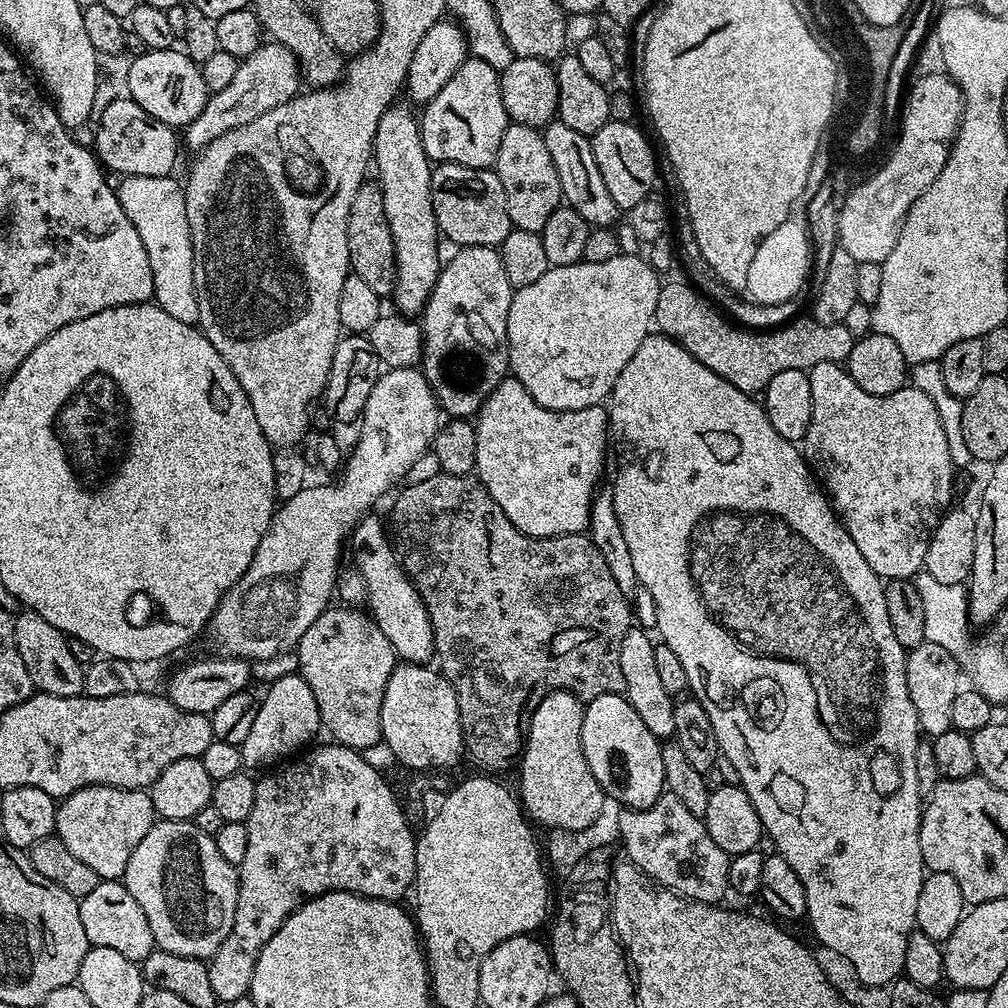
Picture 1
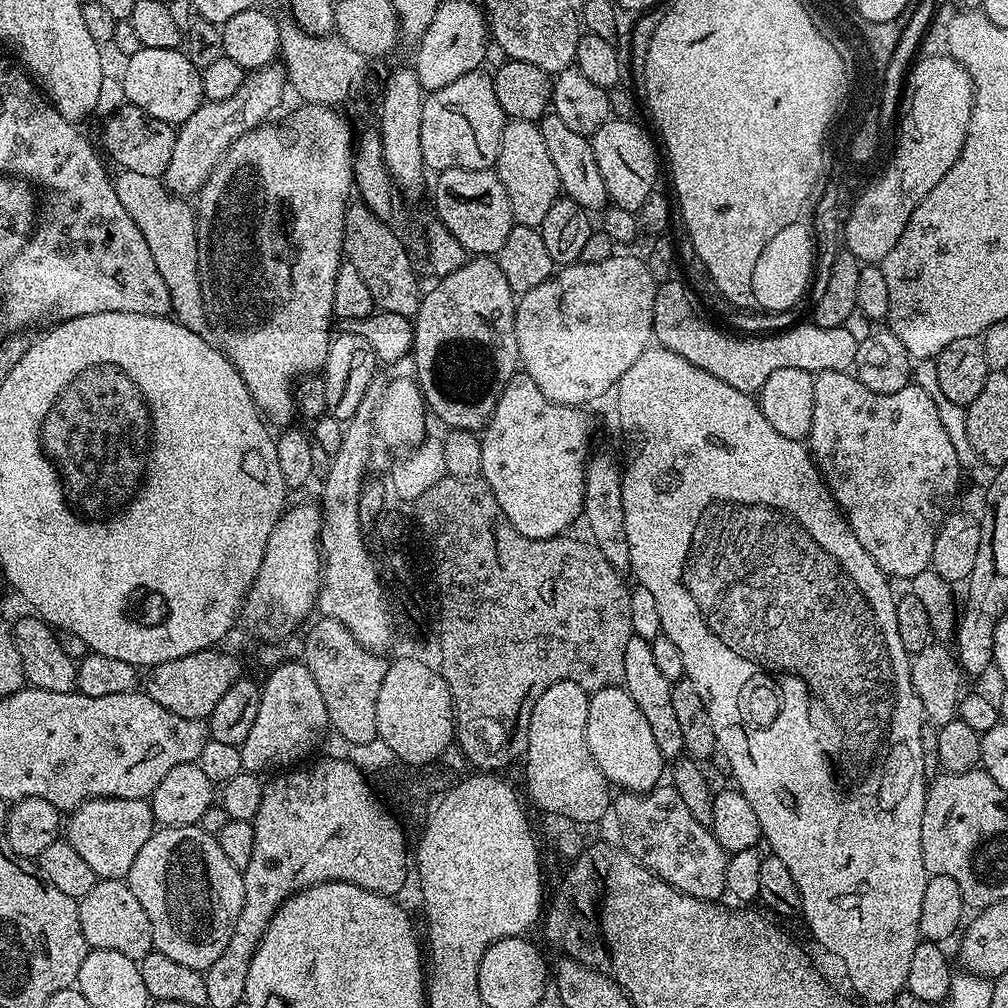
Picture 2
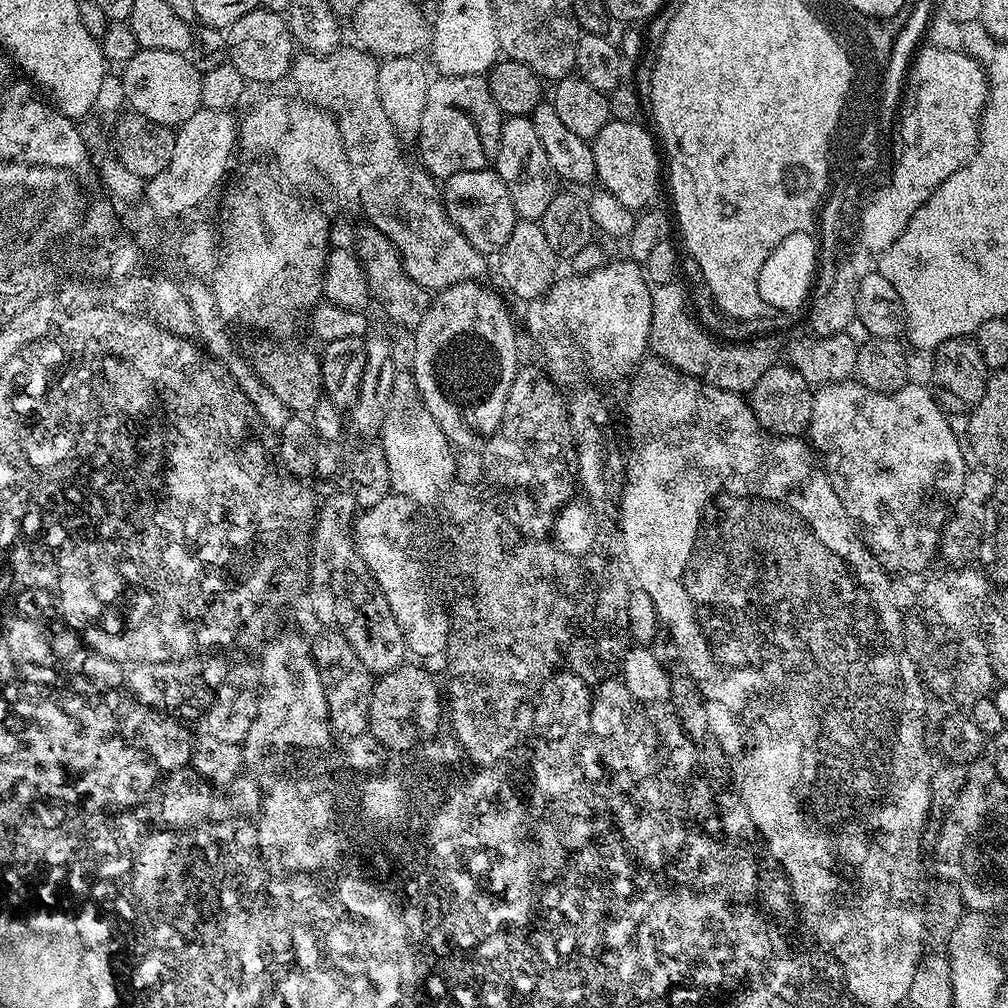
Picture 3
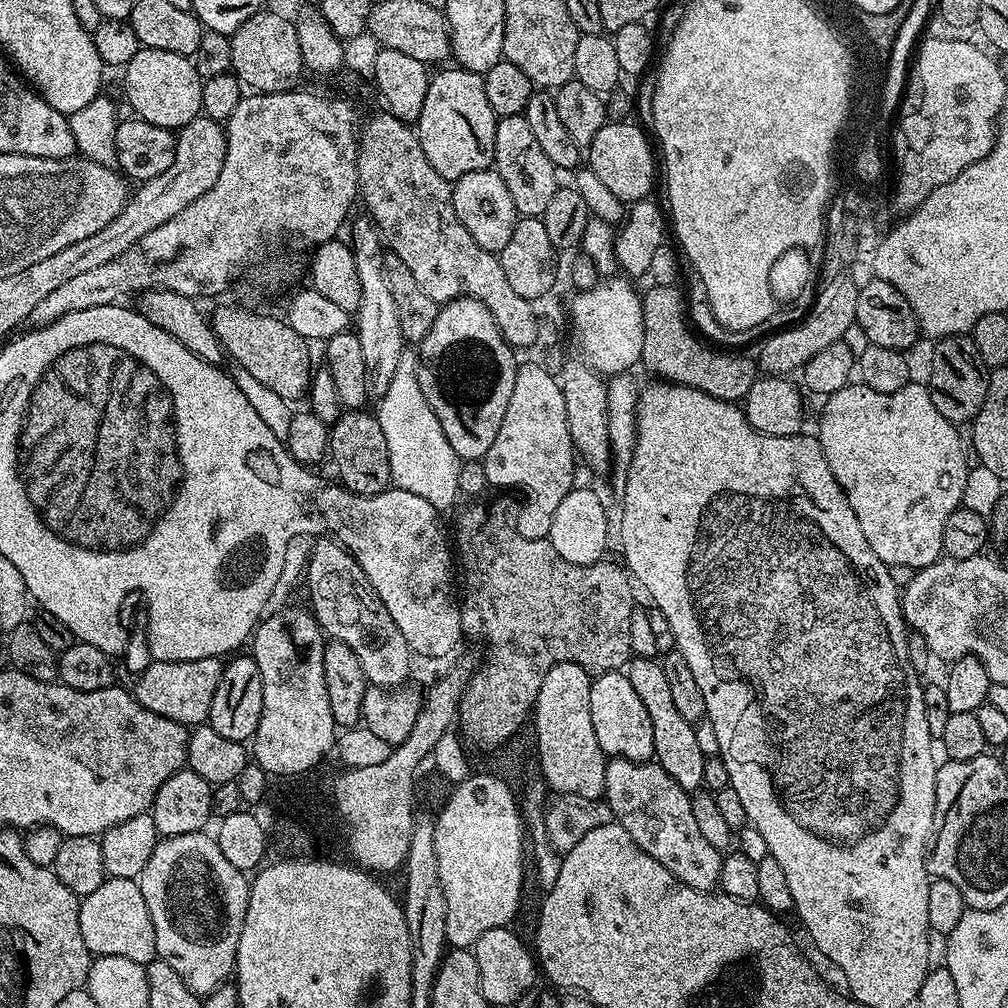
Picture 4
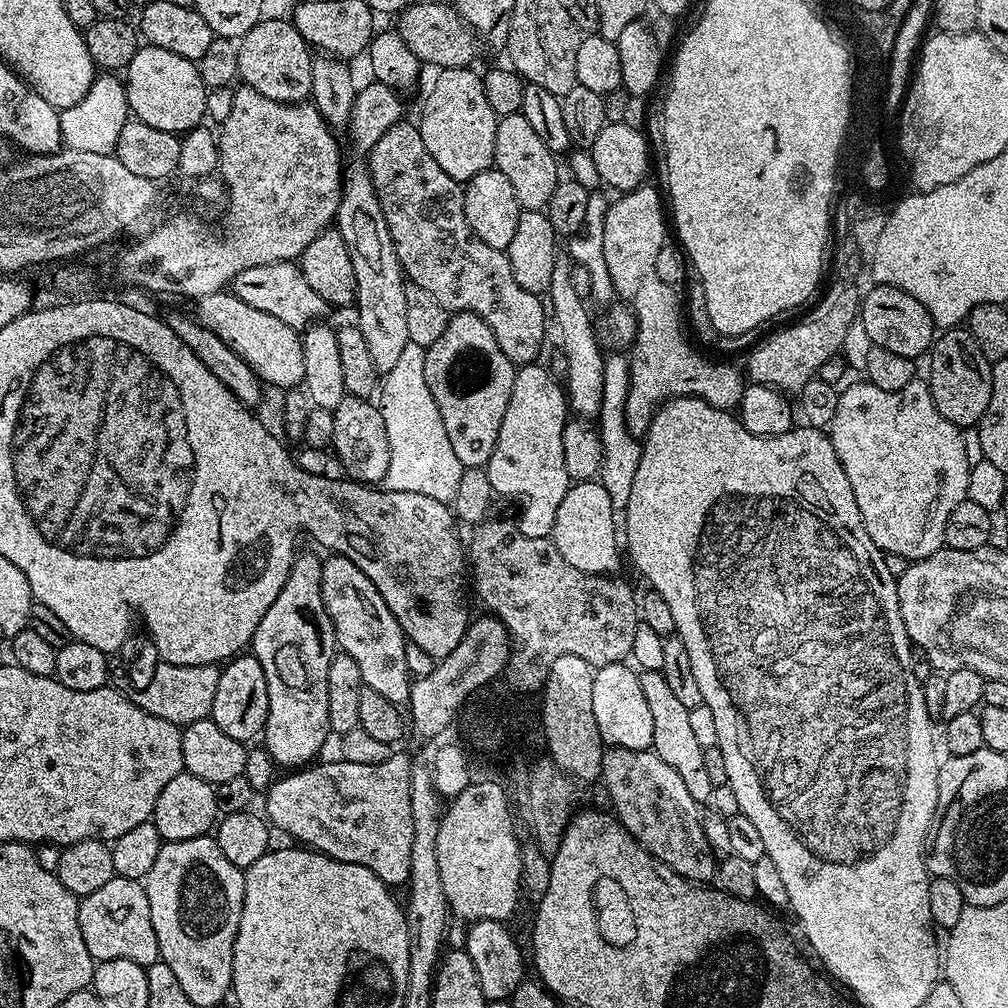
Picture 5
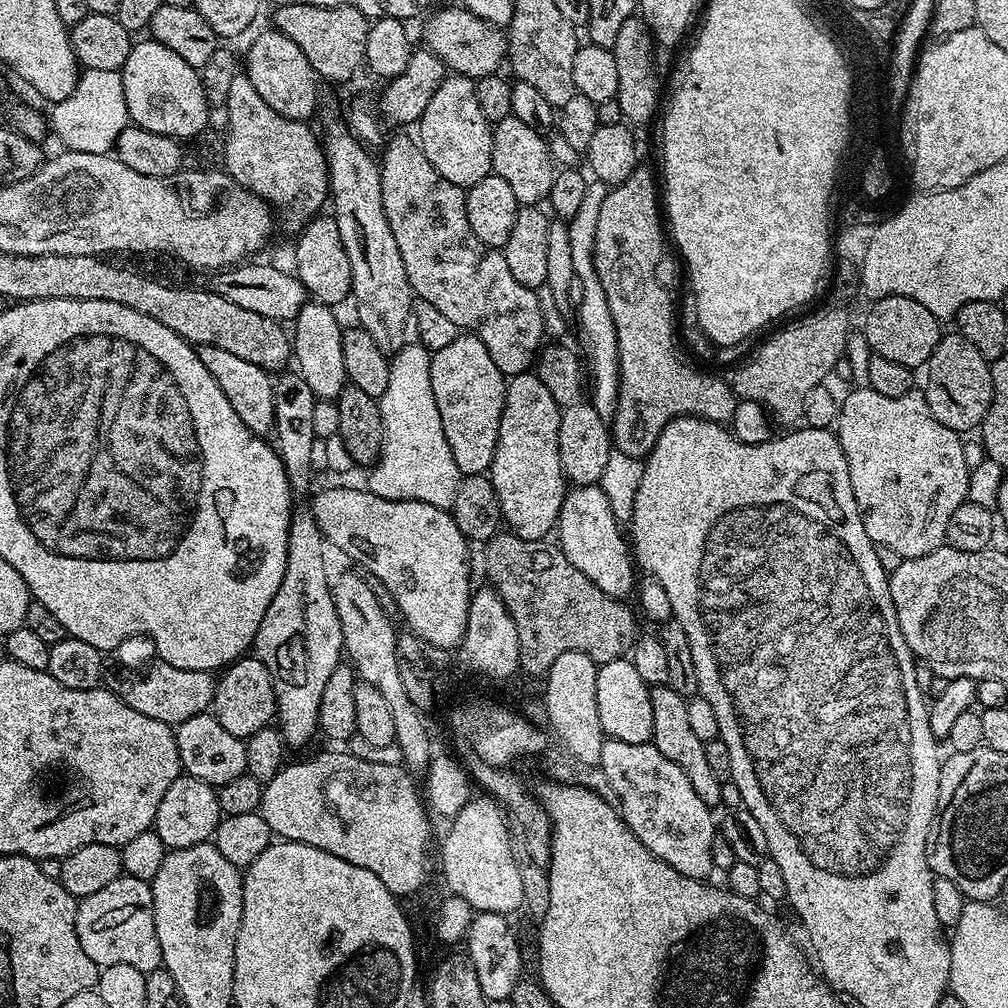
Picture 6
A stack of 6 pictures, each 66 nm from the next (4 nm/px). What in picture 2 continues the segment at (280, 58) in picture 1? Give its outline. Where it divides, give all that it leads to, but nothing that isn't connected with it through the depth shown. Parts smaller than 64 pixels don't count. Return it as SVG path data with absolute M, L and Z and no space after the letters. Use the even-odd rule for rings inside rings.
M279 63L267 64L265 68L257 68L245 75L242 86L231 98L222 102L207 101L186 118L184 124L176 128L174 154L170 154L170 166L166 166L162 181L164 187L174 196L192 198L199 193L201 186L210 178L214 166L230 150L230 146L242 134L259 128L269 119L268 116L284 100L286 93L286 77Z

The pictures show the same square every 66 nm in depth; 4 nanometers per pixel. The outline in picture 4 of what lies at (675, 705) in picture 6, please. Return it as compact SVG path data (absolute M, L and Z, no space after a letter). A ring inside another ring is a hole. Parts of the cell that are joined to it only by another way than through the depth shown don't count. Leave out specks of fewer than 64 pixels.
M637 656L628 661L626 674L630 678L630 686L642 698L642 706L646 706L646 714L650 714L650 726L654 726L654 760L682 786L682 790L695 793L704 788L704 756L695 738L695 727L674 707L674 698L666 679L666 670L659 659Z

